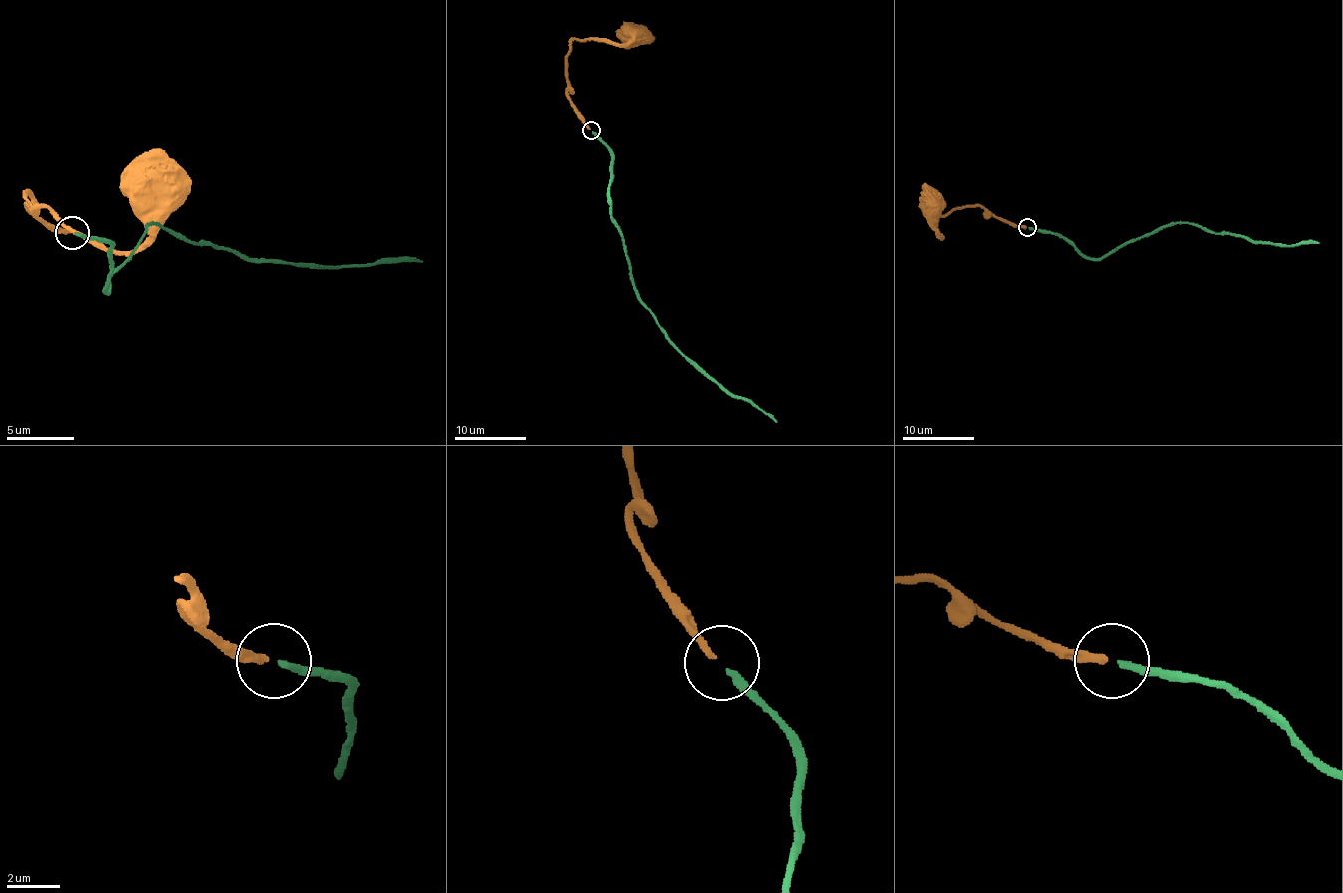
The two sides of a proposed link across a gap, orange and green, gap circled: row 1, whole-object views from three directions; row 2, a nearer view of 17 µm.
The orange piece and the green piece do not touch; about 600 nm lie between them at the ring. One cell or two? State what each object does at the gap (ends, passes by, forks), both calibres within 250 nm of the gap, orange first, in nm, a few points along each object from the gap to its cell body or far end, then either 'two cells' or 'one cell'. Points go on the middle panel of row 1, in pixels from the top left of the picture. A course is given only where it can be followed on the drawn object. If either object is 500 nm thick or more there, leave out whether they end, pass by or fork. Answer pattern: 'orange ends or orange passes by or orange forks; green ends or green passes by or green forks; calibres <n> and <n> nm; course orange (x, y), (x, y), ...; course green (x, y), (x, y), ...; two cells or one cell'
orange ends; green ends; calibres 280 and 240 nm; course orange (590, 129), (571, 101), (567, 81), (571, 42), (622, 43), (631, 38), (635, 31), (629, 33); course green (592, 131), (612, 156), (610, 217), (622, 238), (638, 301), (685, 356), (726, 390), (749, 399), (776, 422); one cell

